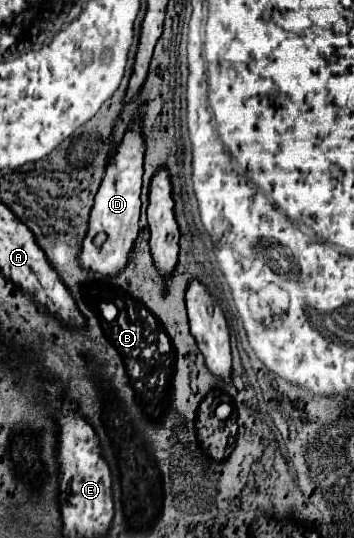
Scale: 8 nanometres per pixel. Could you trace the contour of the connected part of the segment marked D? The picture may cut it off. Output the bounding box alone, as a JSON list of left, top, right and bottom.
[78,121,144,275]

